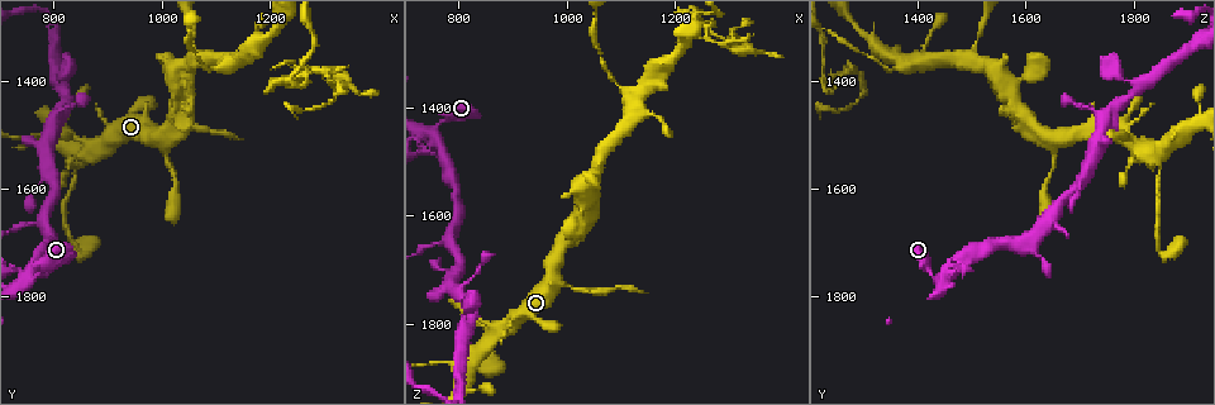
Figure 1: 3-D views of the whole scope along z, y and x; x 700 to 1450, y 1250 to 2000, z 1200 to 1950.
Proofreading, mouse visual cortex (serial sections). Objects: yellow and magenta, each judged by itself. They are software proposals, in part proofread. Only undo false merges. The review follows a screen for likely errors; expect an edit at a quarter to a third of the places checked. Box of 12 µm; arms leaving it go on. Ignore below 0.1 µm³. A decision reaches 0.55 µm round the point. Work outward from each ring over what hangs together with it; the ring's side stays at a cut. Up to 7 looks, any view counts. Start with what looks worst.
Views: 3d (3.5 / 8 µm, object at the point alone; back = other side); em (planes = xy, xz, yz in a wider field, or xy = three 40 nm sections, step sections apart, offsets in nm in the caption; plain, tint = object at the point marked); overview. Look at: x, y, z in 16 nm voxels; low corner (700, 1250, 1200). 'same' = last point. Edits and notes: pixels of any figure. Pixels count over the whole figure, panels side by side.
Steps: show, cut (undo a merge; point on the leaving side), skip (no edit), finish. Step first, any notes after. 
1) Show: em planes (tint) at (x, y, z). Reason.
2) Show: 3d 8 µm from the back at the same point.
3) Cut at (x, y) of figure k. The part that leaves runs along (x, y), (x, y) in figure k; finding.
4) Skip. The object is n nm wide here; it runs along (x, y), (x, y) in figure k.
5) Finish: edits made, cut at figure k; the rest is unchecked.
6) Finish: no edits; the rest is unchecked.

Show: 3d 3.5 µm at (1090, 1380, 1360). Calibre changes.

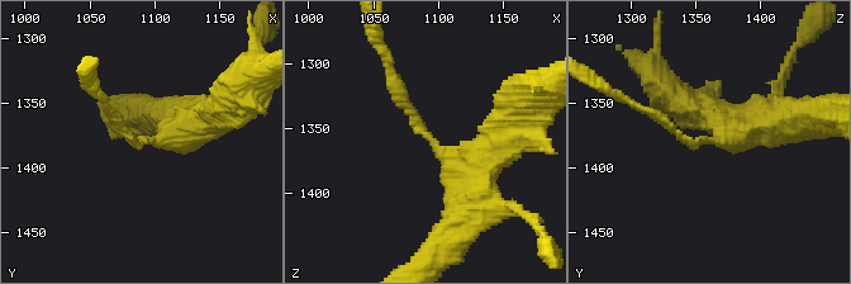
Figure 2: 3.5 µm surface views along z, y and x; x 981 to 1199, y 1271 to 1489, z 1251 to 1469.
Show: em xy step 5 (tint) at (1088, 1378, 1354). The arms are 150, 450 nm wide.

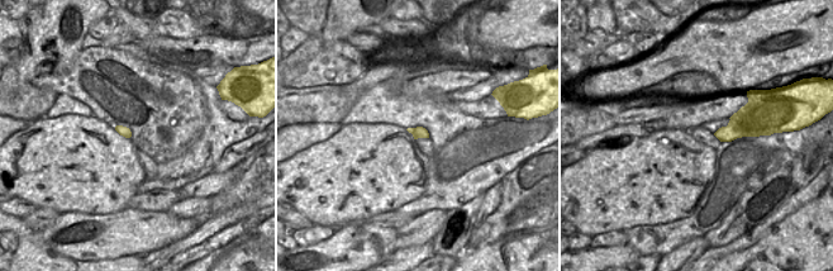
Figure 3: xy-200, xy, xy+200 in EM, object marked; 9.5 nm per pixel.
Skip. It runs along (474, 195), (391, 71) in figure 2; continuous, no second cell.

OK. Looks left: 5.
Show: 3d 3.5 µm at (755, 1770, 1445). Abrupt turn.

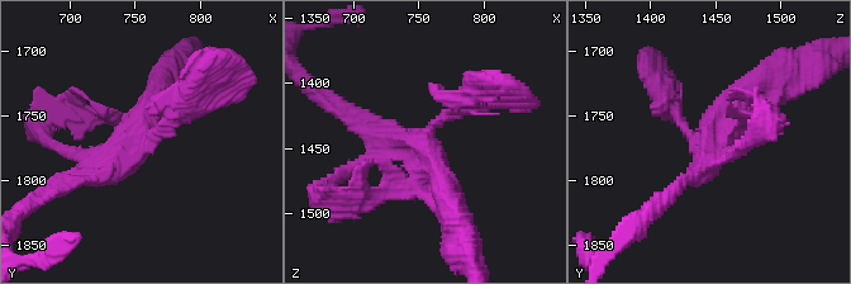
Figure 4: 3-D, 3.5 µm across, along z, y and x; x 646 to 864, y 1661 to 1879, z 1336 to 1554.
Show: em xy step 5 (plain) at (756, 1768, 1448). Need the tissue.

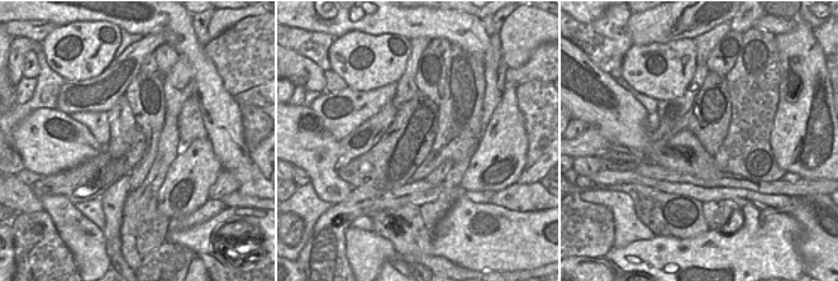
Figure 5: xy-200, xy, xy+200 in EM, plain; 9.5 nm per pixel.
Show: em xy step 5 (tint) at the same point.

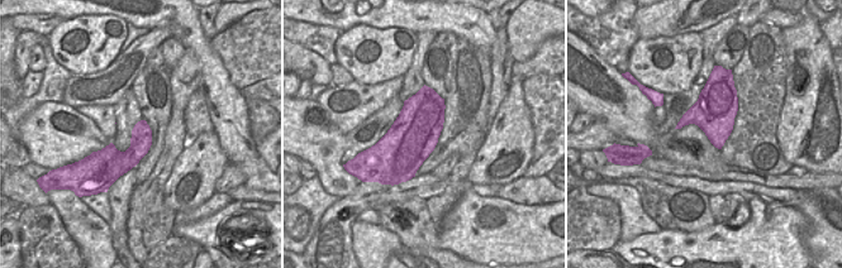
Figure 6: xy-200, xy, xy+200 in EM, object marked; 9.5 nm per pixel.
Cut at (81, 105) of figure 4. The part that leaves runs along (119, 119), (91, 119), (76, 91) in figure 4; two cells meet here.

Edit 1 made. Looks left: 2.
Show: 3d 3.5 µm at (785, 1665, 1645). Three-way junction.

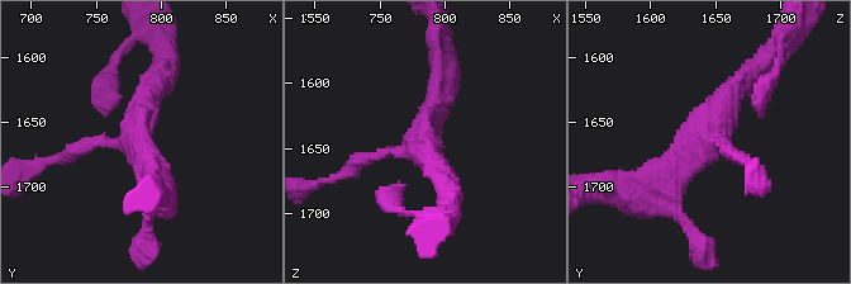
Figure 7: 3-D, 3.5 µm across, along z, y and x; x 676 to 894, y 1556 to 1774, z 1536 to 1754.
Show: em xy step 2 (tint) at (780, 1664, 1646). 3 arms meet here; the arms are 150, 300, 350 nm wide; shape alone is not enough.

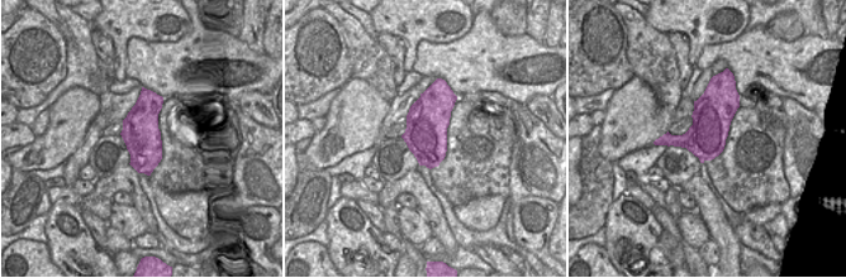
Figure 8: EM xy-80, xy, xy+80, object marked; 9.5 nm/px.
Skip. It runs along (652, 189), (698, 154), (752, 72) in figure 7; one cell here.

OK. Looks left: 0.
Finish: edits made, cut at figure 4; the rest is unchecked.

